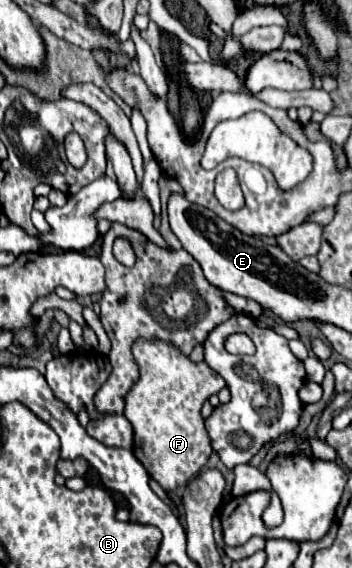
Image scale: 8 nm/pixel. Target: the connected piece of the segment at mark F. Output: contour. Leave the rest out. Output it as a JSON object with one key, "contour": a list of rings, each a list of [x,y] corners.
{"contour":[[[138,339],[132,353],[140,367],[140,381],[126,395],[124,417],[134,427],[134,455],[152,479],[166,491],[174,491],[194,479],[212,453],[200,409],[226,383],[206,363],[192,363],[166,341]]]}

